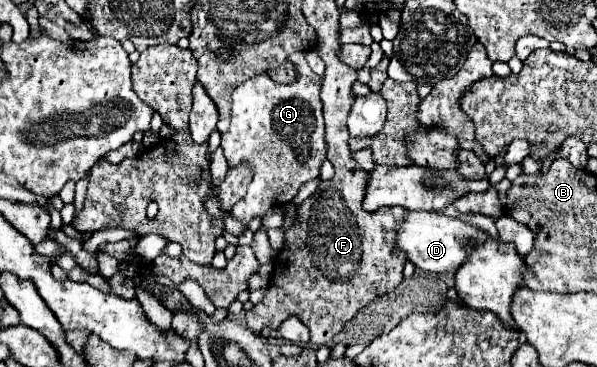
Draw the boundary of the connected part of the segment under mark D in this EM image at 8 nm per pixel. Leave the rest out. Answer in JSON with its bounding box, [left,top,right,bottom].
[398,211,488,273]

